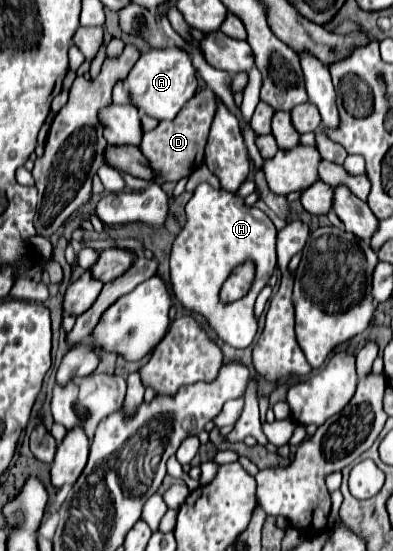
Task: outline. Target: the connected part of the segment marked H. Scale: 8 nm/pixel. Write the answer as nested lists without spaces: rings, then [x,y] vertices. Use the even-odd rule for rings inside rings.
[[[201,183],[193,197],[187,203],[187,223],[181,229],[181,233],[177,235],[175,243],[173,243],[173,251],[171,251],[171,285],[173,291],[177,295],[177,299],[181,301],[181,305],[185,305],[189,311],[193,313],[201,313],[203,317],[207,317],[209,327],[219,335],[219,339],[223,339],[225,343],[237,347],[237,349],[245,349],[253,343],[253,337],[257,333],[257,317],[255,317],[255,299],[259,295],[259,291],[265,287],[265,283],[271,277],[271,271],[275,269],[275,235],[277,229],[273,225],[273,221],[257,207],[249,207],[245,205],[243,197],[239,195],[231,195],[229,191],[223,189],[213,189],[209,183]],[[251,261],[255,265],[255,281],[251,285],[251,289],[247,291],[245,297],[231,301],[231,303],[223,303],[219,293],[223,283],[227,281],[227,277],[231,275],[231,271],[243,263]]]

